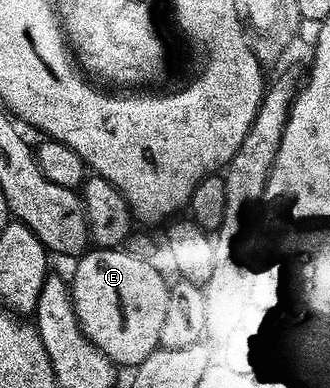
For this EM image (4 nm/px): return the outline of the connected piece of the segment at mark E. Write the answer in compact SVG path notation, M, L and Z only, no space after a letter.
M93 248L76 262L69 285L78 322L87 338L116 367L141 364L149 352L160 347L168 279L163 279L154 261L133 256L122 248Z

